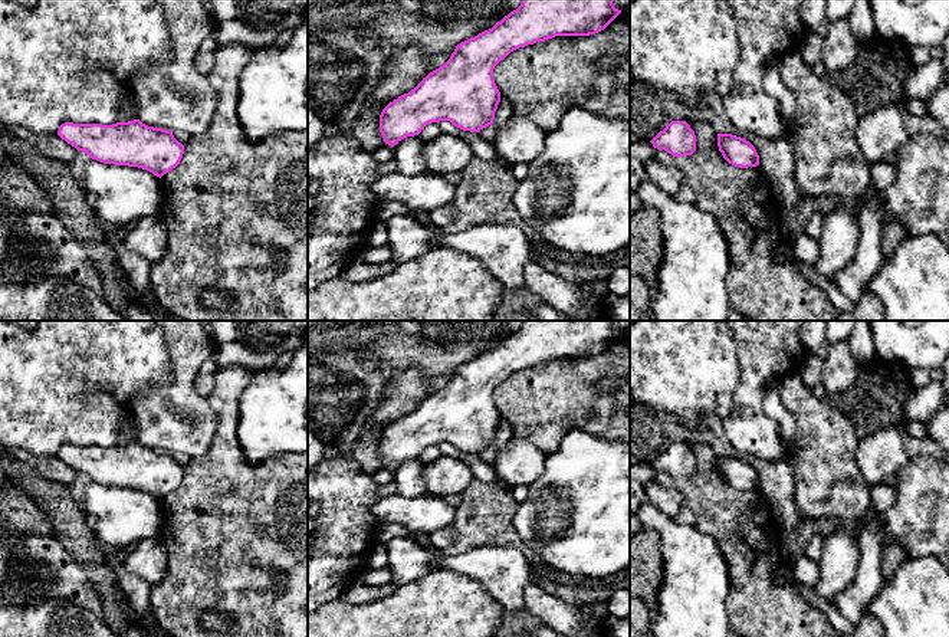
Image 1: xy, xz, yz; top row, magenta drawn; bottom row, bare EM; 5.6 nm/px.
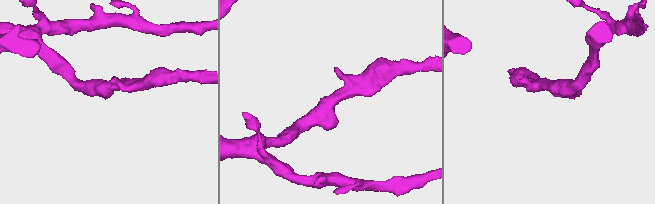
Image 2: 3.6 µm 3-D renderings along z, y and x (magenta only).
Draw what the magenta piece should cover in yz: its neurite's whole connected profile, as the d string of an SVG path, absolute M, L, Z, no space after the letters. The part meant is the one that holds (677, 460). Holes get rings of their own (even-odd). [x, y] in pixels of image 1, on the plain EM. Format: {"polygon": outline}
{"polygon": "M671 443L650 464L673 479L692 477L696 473L694 453L686 443Z"}

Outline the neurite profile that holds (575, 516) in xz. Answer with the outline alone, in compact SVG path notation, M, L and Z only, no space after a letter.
M572 429L561 441L559 447L545 457L542 475L529 485L529 493L519 503L513 518L513 528L522 542L533 551L549 568L569 577L604 578L630 568L630 443L607 440L582 429Z

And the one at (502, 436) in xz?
M502 418L500 420L500 424L498 427L498 431L495 434L495 441L493 441L493 446L480 452L480 457L487 462L487 463L493 463L499 450L503 449L503 446L509 441L510 439L510 434L512 434L512 429L510 429L510 424Z

